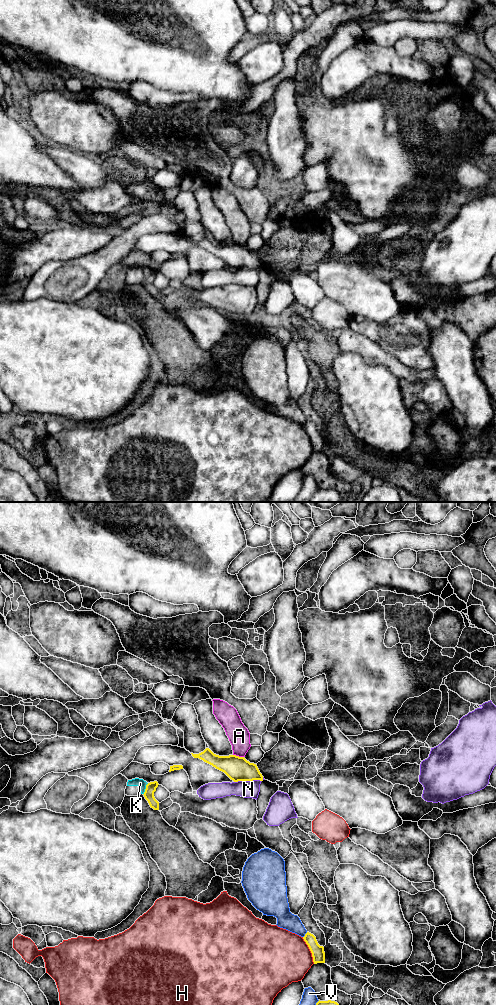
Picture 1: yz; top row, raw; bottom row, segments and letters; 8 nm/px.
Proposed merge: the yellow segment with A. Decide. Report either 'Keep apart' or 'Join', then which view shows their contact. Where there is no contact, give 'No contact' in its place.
Keep apart. Touches yellow in yz

